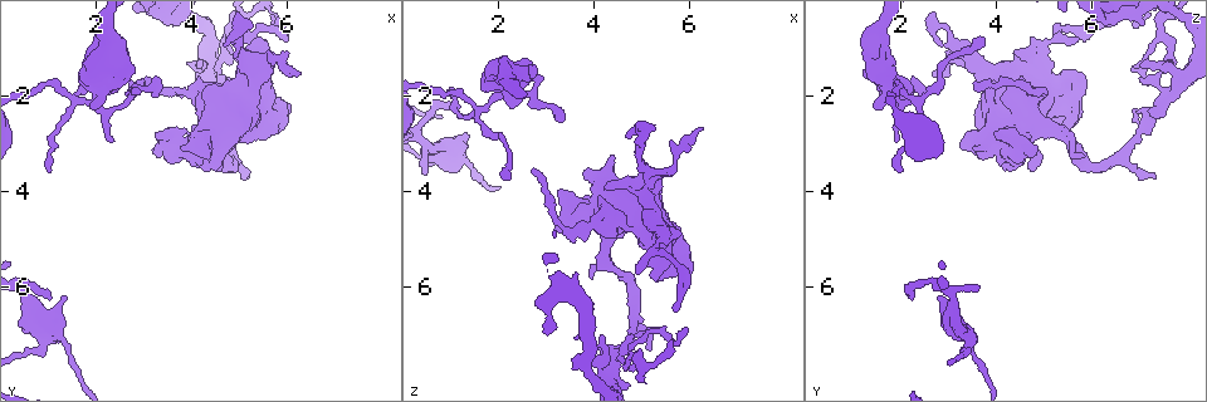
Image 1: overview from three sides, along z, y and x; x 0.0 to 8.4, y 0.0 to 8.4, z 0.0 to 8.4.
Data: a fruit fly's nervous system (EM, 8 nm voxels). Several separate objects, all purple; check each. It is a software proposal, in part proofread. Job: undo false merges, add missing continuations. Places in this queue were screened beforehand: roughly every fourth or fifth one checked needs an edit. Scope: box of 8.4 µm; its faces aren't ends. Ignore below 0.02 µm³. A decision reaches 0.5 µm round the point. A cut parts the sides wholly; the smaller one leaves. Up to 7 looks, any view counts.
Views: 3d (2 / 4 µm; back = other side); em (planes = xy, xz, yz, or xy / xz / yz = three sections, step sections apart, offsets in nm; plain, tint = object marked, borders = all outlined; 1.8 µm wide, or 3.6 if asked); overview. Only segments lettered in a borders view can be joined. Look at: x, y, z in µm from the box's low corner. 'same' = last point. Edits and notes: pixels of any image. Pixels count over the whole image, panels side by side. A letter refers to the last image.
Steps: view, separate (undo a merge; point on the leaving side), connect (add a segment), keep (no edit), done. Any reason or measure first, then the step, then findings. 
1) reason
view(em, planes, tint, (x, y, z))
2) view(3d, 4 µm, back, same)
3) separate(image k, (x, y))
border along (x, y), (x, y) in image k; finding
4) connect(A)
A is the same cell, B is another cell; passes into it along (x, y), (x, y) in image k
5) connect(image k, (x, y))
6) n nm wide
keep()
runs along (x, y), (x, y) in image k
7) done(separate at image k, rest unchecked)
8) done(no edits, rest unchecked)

sharp bend
view(em, planes, borders, (3.80, 1.90, 4.80))

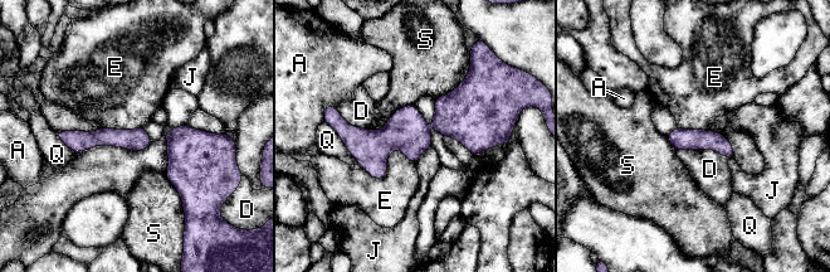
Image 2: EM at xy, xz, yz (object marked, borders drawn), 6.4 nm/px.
130 nm wide
keep()
A, D, E, J, Q and S are other cells; runs along (340, 130), (469, 125), (491, 142) in image 2; one neuron here

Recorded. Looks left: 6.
tapers out
view(3d, 4 µm, (2.15, 0.80, 3.75))

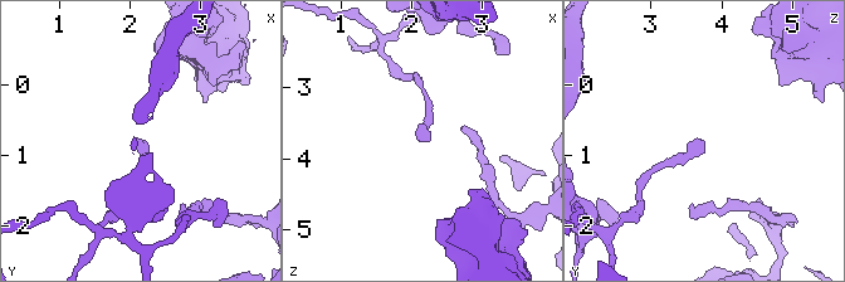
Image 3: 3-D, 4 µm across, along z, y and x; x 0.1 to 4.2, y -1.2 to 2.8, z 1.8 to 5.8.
now the EM
view(em, planes, borders, (2.15, 0.90, 3.80))

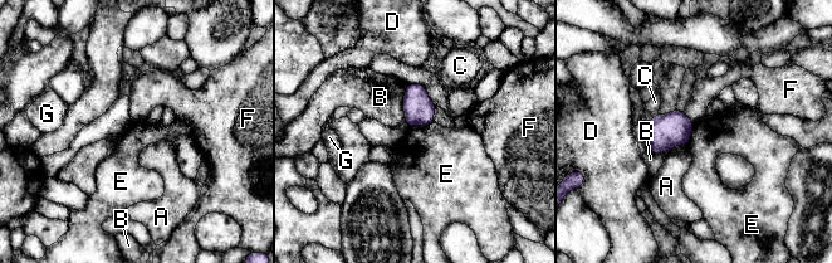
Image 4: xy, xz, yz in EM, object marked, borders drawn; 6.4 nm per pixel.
keep()
A, B, C, D, E, F and G are other cells; border along (432, 120), (411, 127) in image 4; no lettered segment goes on from it

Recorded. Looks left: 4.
branch stops here
view(em, 3.6 µm, planes, borders, (1.30, 6.20, 2.85))

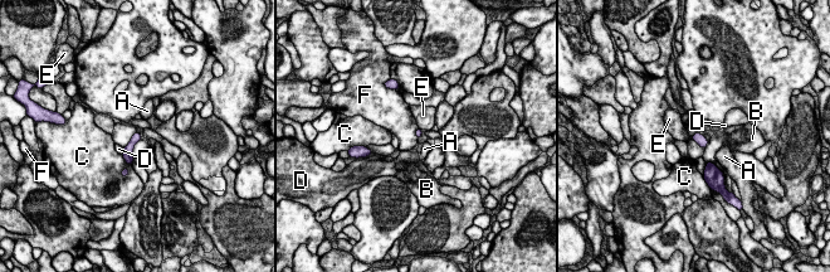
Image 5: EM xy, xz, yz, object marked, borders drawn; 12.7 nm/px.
keep()
A, B, C, D, E and F are other cells; border along (692, 136), (699, 132), (708, 141) in image 5; no lettered segment goes on from it

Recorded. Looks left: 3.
done(no edits, rest unchecked)

